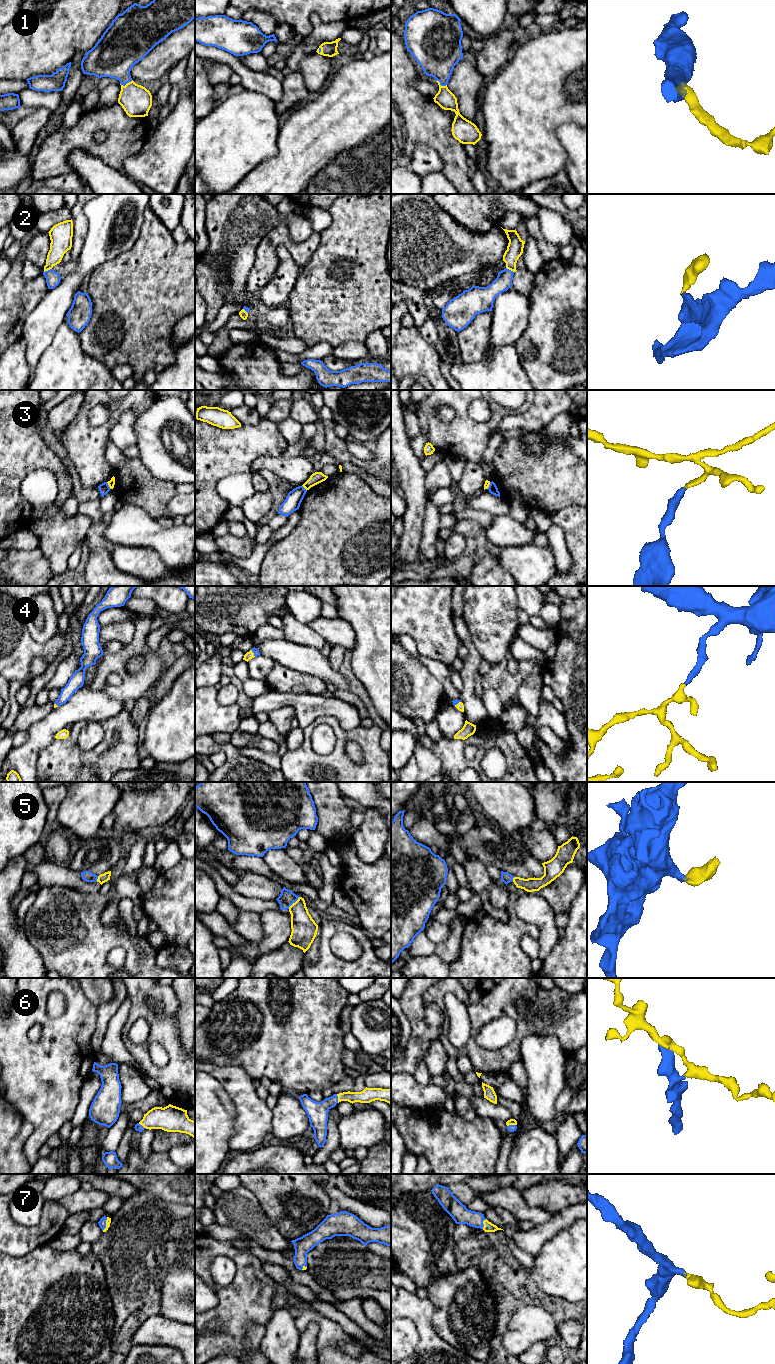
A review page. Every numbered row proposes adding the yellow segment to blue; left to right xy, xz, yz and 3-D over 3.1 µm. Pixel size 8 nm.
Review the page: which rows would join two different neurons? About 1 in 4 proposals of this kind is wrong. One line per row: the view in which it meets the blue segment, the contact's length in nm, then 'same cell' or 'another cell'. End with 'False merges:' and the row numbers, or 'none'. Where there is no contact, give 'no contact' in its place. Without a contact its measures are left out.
1: yz | 100 nm | same cell
2: yz | 80 nm | same cell
3: xy | 70 nm | another cell
4: xz | 70 nm | same cell
5: xz | 130 nm | same cell
6: xz | 70 nm | same cell
7: yz | 90 nm | same cell
False merges: 3

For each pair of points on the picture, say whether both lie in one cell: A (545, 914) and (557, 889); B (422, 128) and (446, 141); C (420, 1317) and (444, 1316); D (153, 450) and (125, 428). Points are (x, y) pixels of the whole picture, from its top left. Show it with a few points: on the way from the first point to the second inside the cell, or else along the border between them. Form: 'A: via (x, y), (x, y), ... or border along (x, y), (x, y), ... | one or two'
A: border along (528, 893), (541, 895), (556, 914) | two
B: via (428, 128), (431, 128), (440, 137) | one
C: border along (428, 1297), (432, 1305), (432, 1326), (441, 1337) | two
D: border along (136, 416), (134, 422), (135, 444) | two

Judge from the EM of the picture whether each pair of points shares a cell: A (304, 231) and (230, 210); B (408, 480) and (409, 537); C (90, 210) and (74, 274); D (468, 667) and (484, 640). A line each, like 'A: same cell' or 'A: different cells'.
A: same cell
B: same cell
C: same cell
D: different cells

